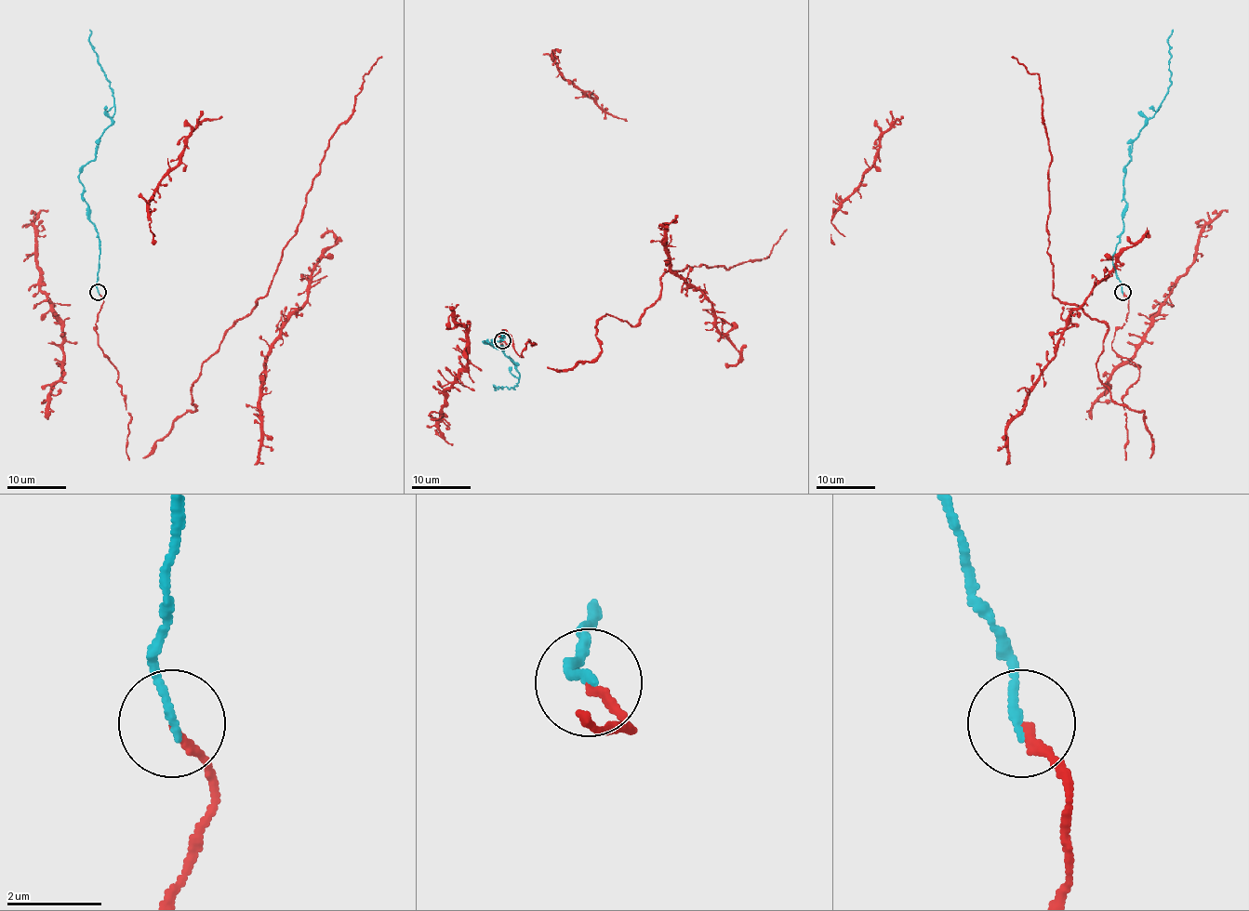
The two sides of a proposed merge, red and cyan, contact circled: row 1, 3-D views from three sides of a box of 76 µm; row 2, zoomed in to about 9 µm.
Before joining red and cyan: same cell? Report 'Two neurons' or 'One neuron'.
One neuron

